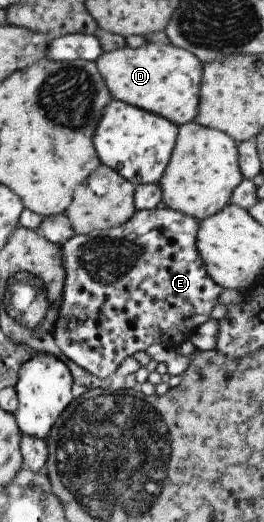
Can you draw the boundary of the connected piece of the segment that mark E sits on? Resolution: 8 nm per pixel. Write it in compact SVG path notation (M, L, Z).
M163 205L154 210L136 210L124 224L106 230L74 235L60 245L64 266L64 288L58 320L50 330L64 357L86 372L104 379L135 352L152 344L177 348L195 329L209 320L210 312L224 288L212 281L196 250L199 221Z

